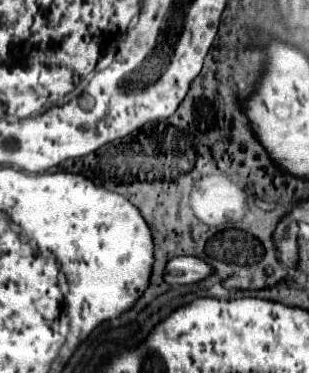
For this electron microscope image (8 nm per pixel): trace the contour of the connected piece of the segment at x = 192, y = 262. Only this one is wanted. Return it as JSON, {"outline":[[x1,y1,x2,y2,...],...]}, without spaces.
{"outline":[[182,256,182,258,174,258,168,262,166,266,166,282,172,286,180,286,180,284,194,284,200,282,204,278,208,278,214,272,214,268,210,264,206,264,200,258,194,256]]}

